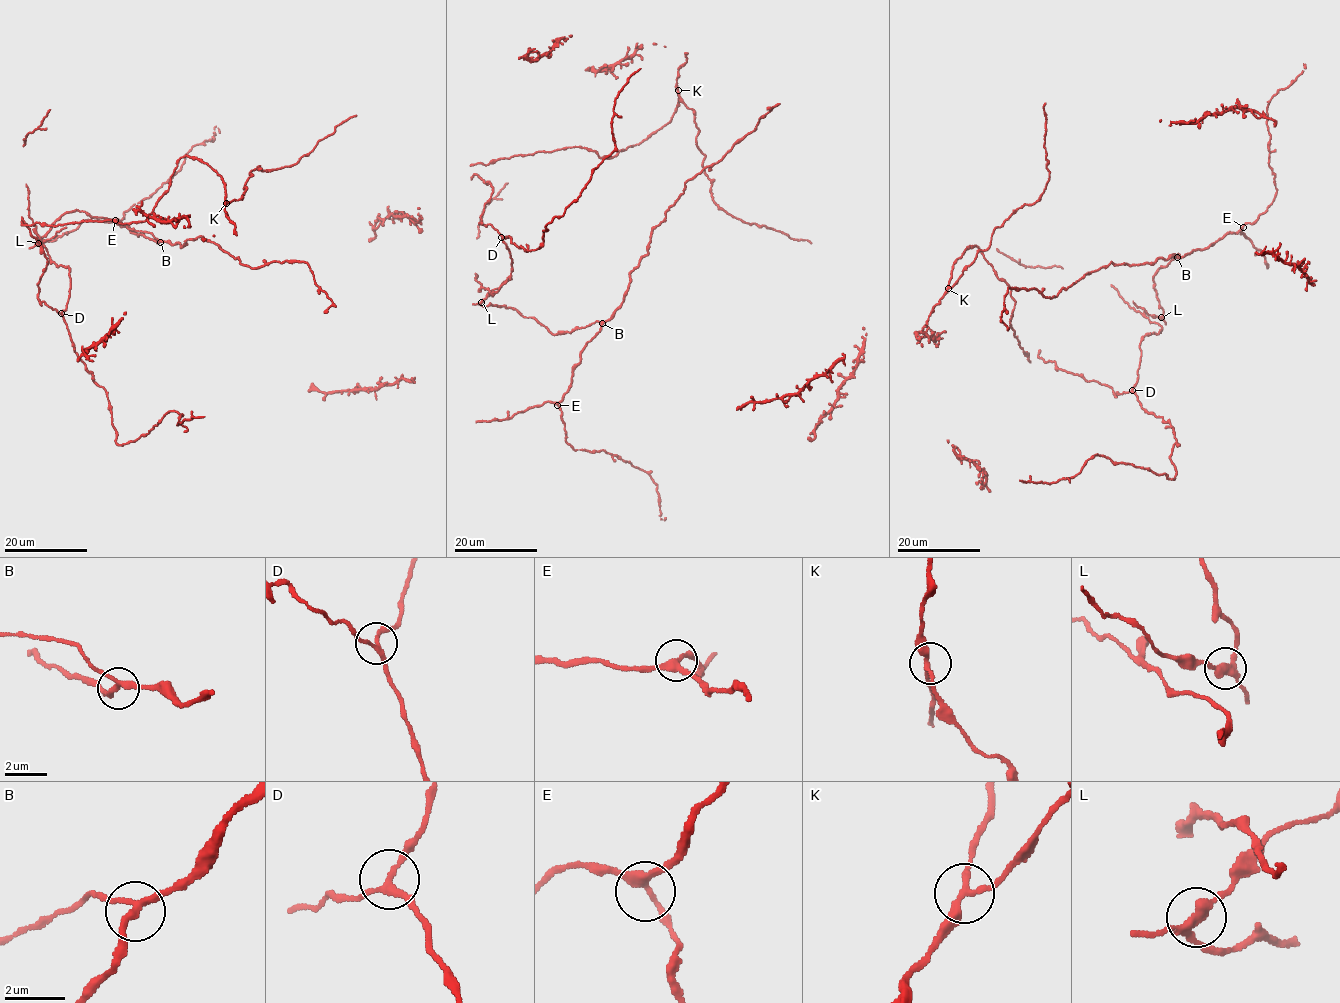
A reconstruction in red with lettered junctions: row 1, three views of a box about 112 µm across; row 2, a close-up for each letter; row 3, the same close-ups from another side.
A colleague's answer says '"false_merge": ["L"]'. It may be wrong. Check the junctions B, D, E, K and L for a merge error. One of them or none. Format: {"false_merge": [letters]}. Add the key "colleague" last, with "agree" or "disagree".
{"false_merge": ["L"], "colleague": "agree"}

